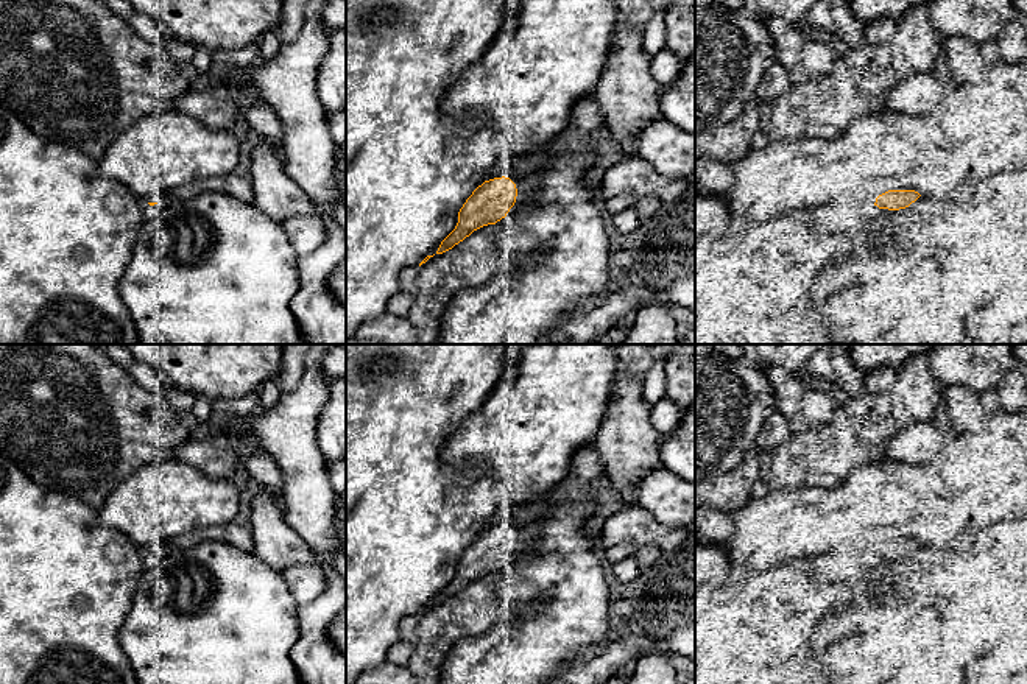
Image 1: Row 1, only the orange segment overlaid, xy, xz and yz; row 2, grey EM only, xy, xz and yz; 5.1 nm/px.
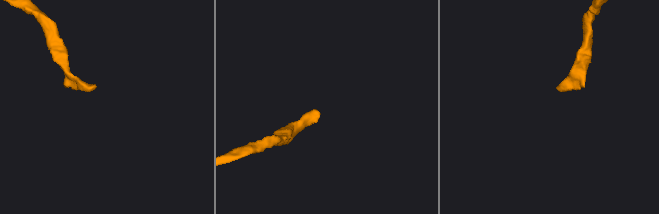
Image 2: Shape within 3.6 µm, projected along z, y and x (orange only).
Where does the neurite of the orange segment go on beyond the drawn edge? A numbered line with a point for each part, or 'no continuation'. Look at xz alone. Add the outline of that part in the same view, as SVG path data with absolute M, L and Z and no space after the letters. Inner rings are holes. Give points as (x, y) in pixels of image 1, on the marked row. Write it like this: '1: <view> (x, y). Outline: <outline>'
1: xz (527, 186). Outline: M535 170L521 176L519 182L516 184L517 193L521 193L527 203L531 201L535 192L539 187L538 178L539 178L539 170Z

